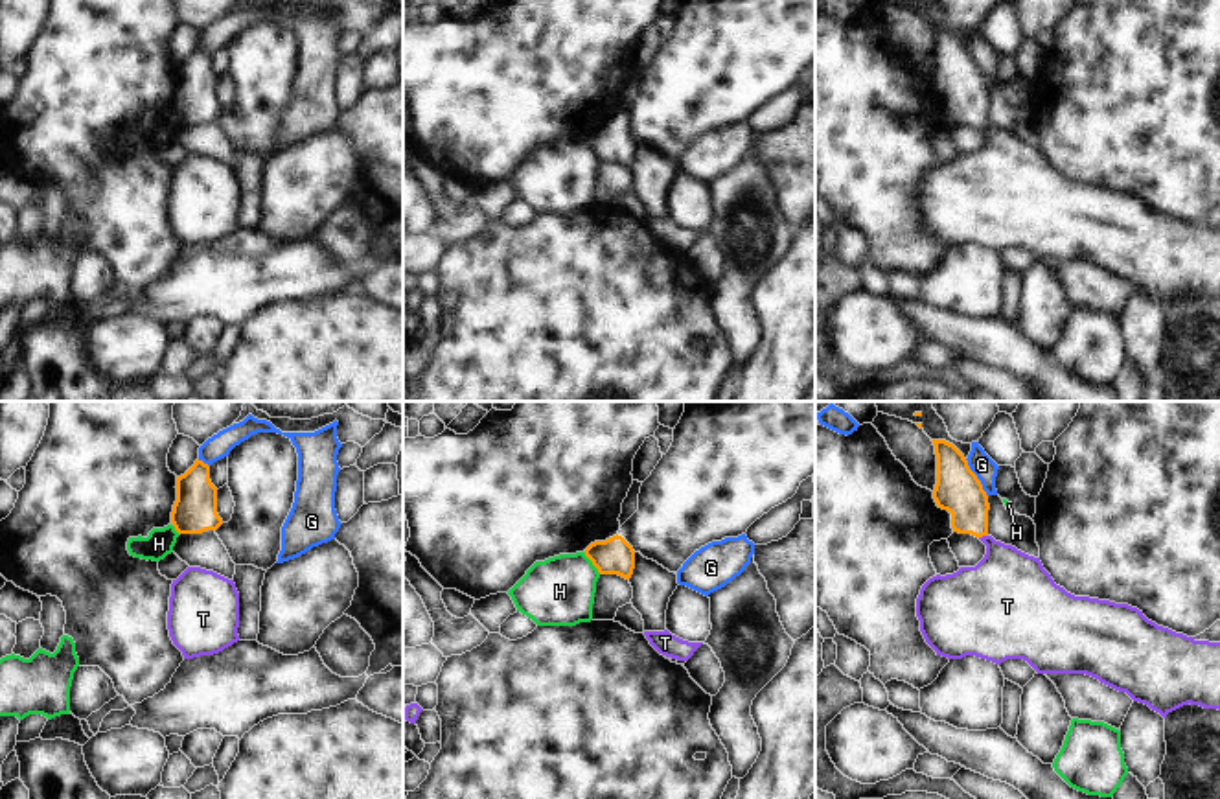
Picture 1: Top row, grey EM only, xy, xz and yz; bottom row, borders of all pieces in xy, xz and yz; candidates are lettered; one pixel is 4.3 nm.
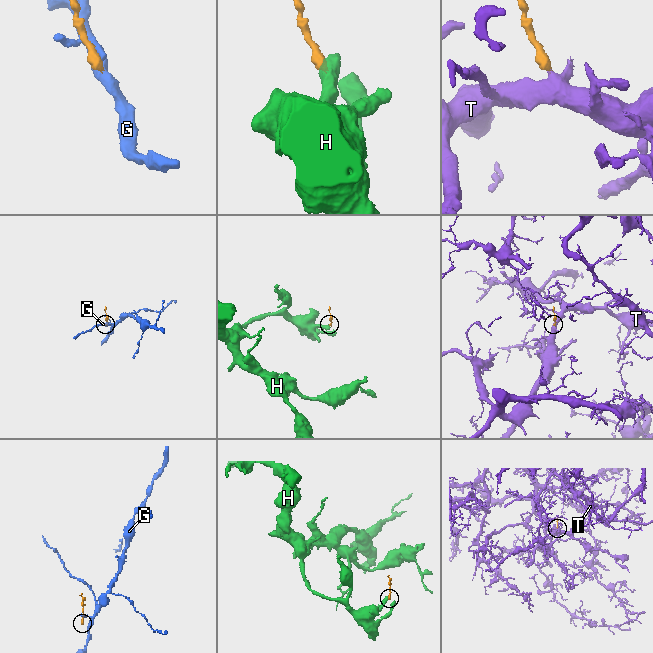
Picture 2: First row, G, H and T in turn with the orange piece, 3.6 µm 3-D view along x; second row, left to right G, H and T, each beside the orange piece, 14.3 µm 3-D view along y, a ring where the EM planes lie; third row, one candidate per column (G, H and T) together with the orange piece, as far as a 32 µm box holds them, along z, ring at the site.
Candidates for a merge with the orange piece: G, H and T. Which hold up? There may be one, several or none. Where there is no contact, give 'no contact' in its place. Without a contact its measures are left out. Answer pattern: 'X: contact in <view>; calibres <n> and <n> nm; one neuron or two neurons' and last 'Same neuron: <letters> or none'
G: contact in yz; calibres 200 and 100 nm; two neurons
H: contact in xz; calibres 160 and 300 nm; two neurons
T: contact in yz; calibres 200 and 320 nm; one neuron
Same neuron: T

